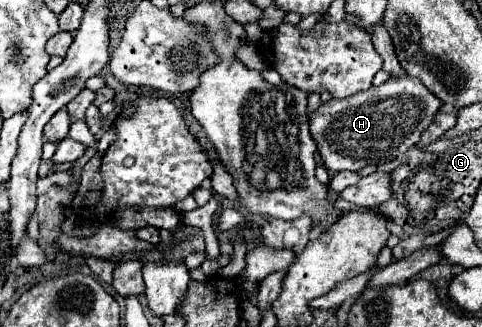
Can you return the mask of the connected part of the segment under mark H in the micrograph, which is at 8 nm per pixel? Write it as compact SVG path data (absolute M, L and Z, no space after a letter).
M390 77L380 87L322 103L318 111L310 113L310 133L330 171L356 171L366 165L404 159L406 151L418 145L420 135L432 123L440 107L442 101L416 77Z

